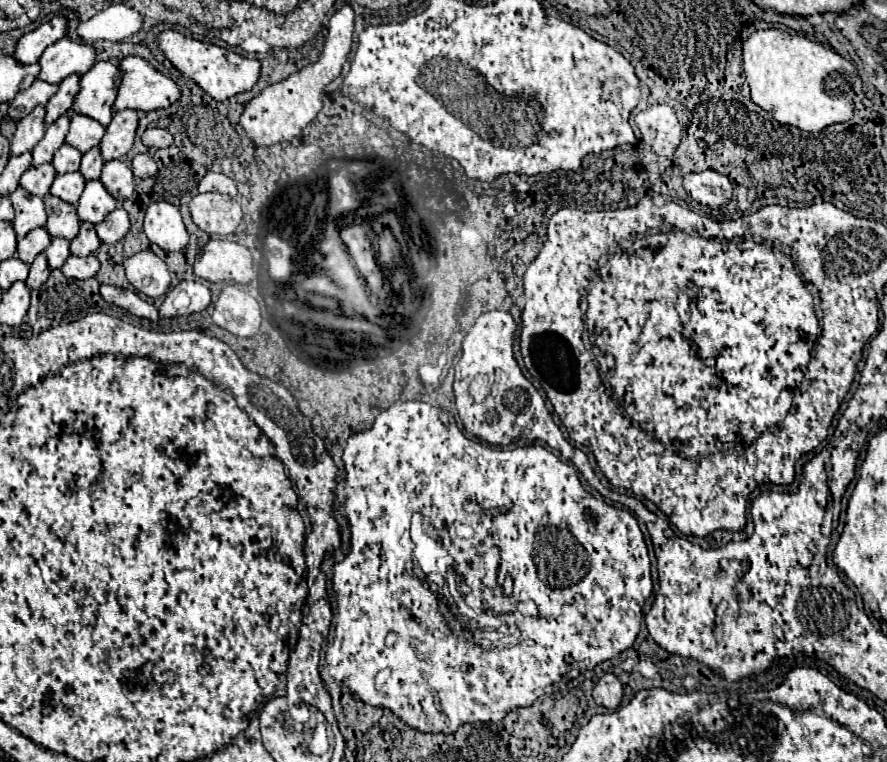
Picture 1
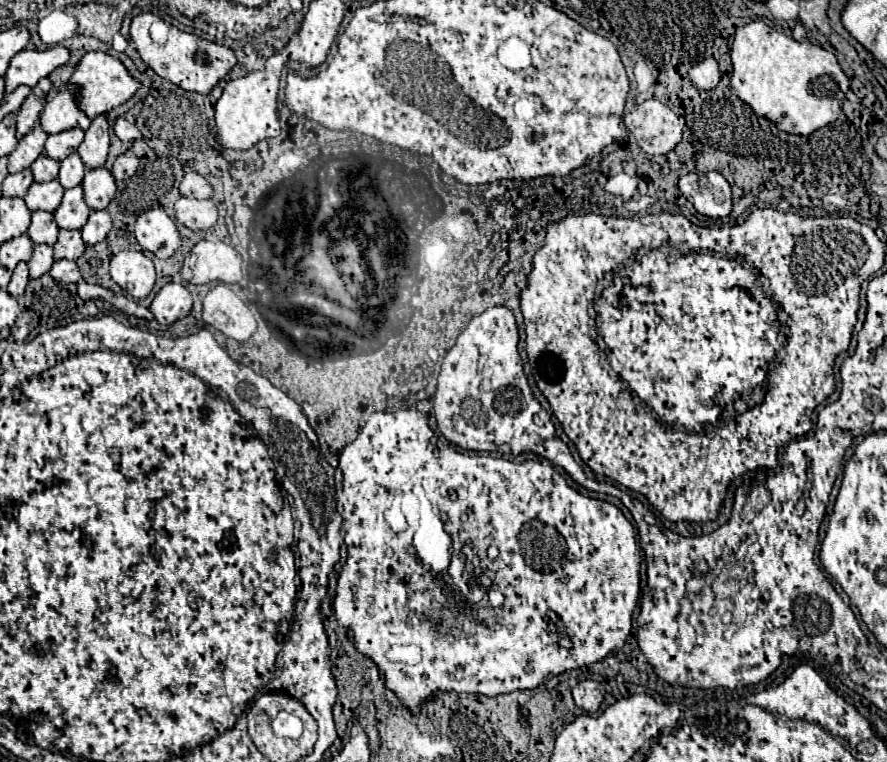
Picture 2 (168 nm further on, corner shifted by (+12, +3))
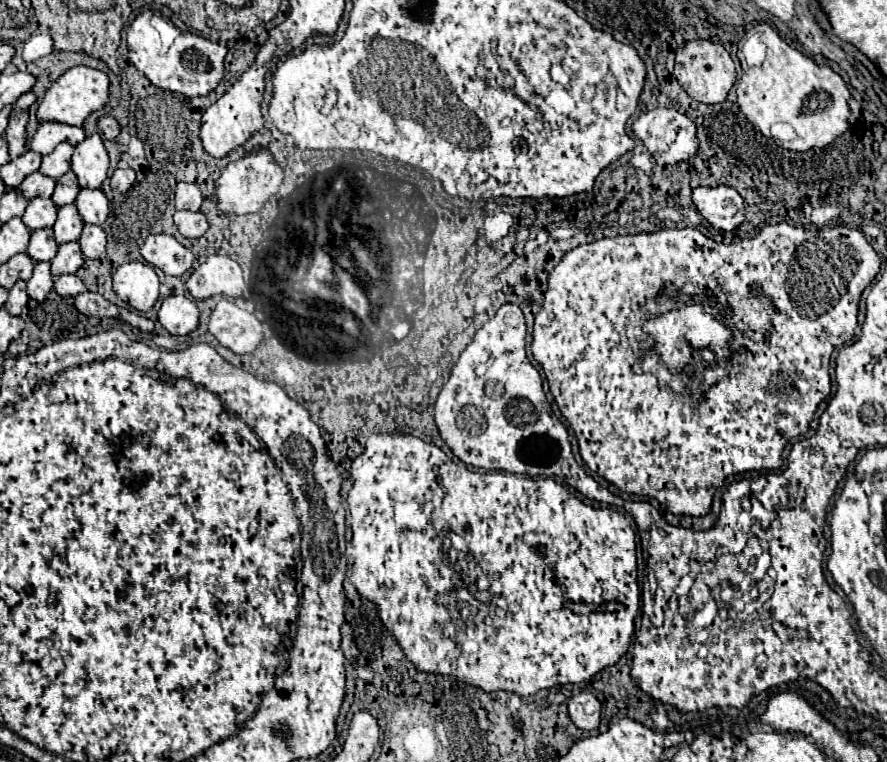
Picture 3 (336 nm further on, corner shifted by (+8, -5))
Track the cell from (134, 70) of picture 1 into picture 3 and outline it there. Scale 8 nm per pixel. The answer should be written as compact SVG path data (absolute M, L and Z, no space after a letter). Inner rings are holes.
M76 66L66 70L62 76L58 76L52 86L46 90L38 110L36 118L38 122L60 122L60 124L70 124L70 126L82 126L84 118L102 108L108 100L108 76L100 70L86 68L86 66Z

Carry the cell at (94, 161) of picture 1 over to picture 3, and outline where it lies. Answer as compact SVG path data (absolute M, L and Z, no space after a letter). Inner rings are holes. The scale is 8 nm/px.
M68 172L56 180L56 190L52 194L52 202L56 208L62 208L66 204L72 204L76 200L78 192L80 192L80 188L78 188L76 176L72 172Z

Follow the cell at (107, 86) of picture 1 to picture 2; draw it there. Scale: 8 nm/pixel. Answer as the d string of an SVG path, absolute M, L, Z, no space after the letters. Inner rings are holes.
M64 84L58 94L46 102L46 108L40 116L40 124L48 134L58 134L62 130L70 128L82 128L88 130L92 120L80 110L78 106L78 84Z

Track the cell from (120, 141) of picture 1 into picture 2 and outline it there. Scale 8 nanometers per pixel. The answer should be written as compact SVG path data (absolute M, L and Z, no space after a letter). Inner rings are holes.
M102 114L92 120L92 126L86 130L86 138L80 144L78 154L84 166L88 168L102 166L108 156L108 146L110 146L110 124L108 118Z

